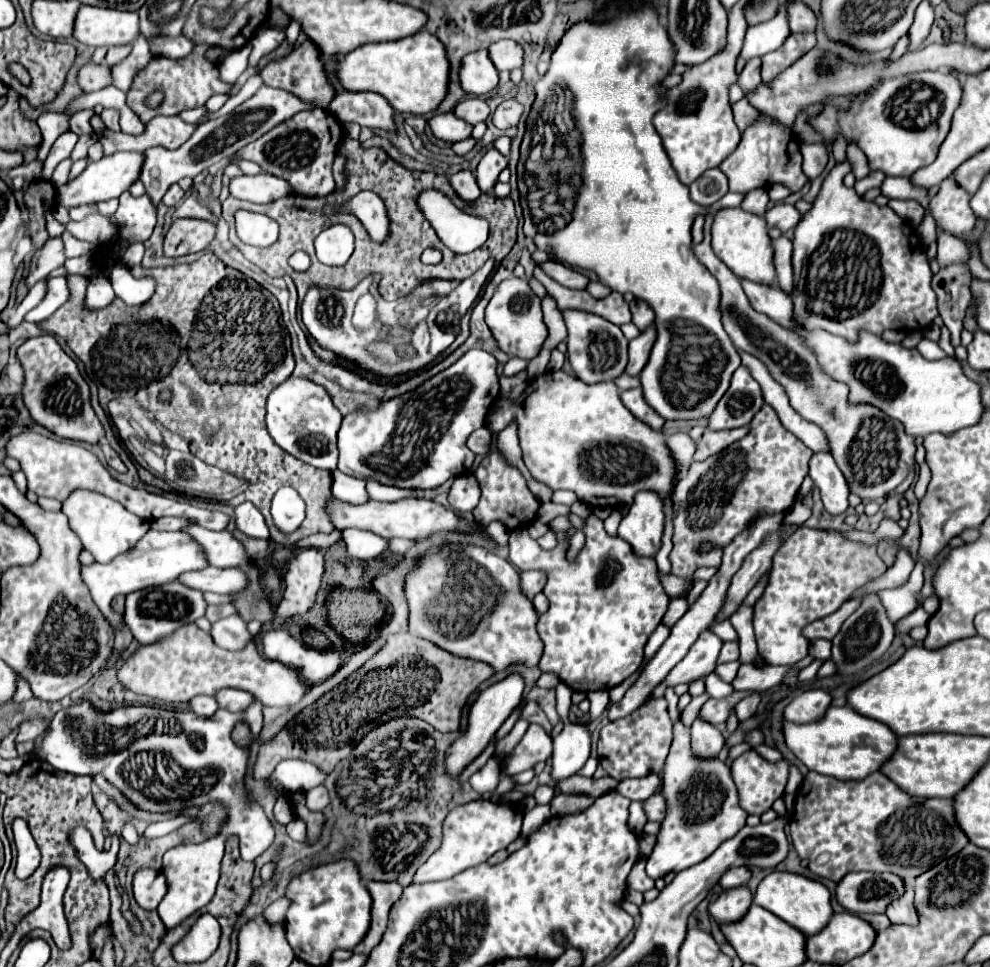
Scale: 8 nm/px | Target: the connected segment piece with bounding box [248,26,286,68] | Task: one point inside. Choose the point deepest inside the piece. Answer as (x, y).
(264, 42)

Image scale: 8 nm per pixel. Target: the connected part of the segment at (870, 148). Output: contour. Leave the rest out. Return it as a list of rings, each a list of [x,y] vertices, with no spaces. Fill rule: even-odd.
[[[926,70],[926,72],[904,74],[894,80],[884,80],[872,92],[866,90],[856,94],[848,110],[838,110],[832,104],[822,104],[820,114],[808,118],[808,124],[814,128],[814,132],[818,132],[824,138],[824,144],[834,144],[838,136],[842,136],[846,144],[856,142],[858,148],[866,154],[870,170],[880,170],[886,176],[912,176],[918,168],[928,166],[936,158],[938,148],[950,130],[952,114],[956,112],[960,100],[962,100],[962,84],[954,74]],[[910,80],[922,80],[924,84],[934,84],[934,88],[942,92],[944,100],[942,100],[942,116],[938,116],[938,120],[934,120],[930,128],[922,128],[922,130],[910,128],[910,132],[906,132],[906,128],[898,128],[898,124],[894,124],[893,120],[887,117],[885,109],[886,102],[892,98],[892,94],[902,90],[902,84],[910,84]]]

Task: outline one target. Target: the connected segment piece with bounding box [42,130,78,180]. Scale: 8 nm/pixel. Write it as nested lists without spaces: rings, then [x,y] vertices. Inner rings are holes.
[[[70,130],[64,132],[64,134],[60,134],[60,136],[56,138],[56,142],[54,142],[52,148],[50,148],[48,158],[44,160],[44,174],[42,174],[42,180],[50,180],[50,178],[52,178],[54,168],[56,168],[62,160],[66,160],[66,158],[70,156],[70,152],[72,152],[76,140],[78,140],[78,136],[76,136],[74,132],[70,132]]]

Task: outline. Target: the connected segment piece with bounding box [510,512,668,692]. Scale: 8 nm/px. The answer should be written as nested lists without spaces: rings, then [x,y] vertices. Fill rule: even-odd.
[[[592,512],[584,520],[586,546],[578,556],[578,564],[570,564],[564,556],[562,544],[554,550],[546,552],[538,546],[536,540],[530,538],[526,528],[516,528],[510,532],[510,562],[518,570],[546,570],[548,582],[544,586],[544,594],[550,600],[550,608],[538,620],[538,632],[544,640],[544,654],[540,660],[542,672],[552,672],[560,680],[564,680],[572,690],[590,692],[602,688],[614,688],[622,680],[626,680],[632,672],[638,670],[644,658],[644,644],[650,634],[660,624],[666,606],[668,594],[664,592],[656,562],[650,558],[638,558],[630,544],[618,536],[610,536],[604,530],[604,522]]]

